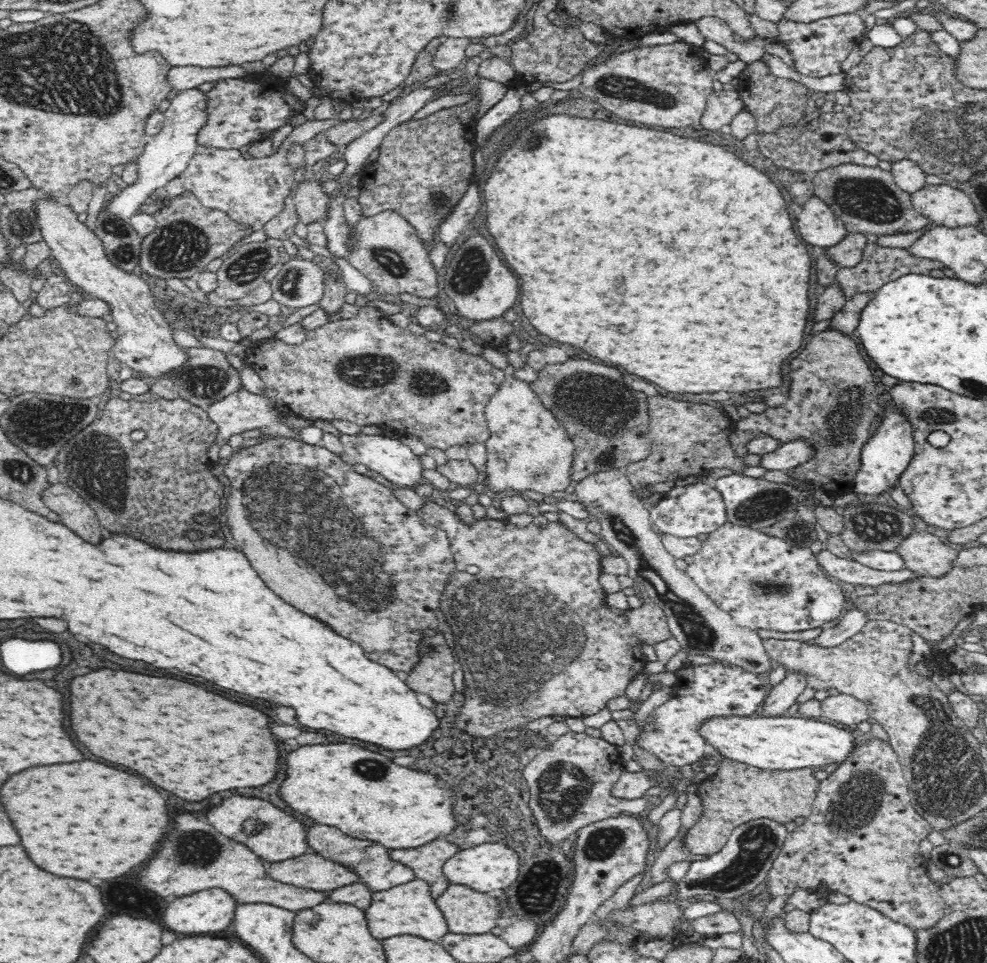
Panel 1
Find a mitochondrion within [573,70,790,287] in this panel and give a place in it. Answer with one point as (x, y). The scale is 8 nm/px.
(613, 86)

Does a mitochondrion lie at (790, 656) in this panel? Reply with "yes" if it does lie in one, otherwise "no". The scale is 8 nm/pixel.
no

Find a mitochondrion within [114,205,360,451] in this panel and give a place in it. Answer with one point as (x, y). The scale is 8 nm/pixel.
(179, 245)

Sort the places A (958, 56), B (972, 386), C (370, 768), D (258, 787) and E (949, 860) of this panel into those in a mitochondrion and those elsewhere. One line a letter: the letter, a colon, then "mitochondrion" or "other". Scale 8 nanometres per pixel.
A: other
B: mitochondrion
C: mitochondrion
D: other
E: mitochondrion

